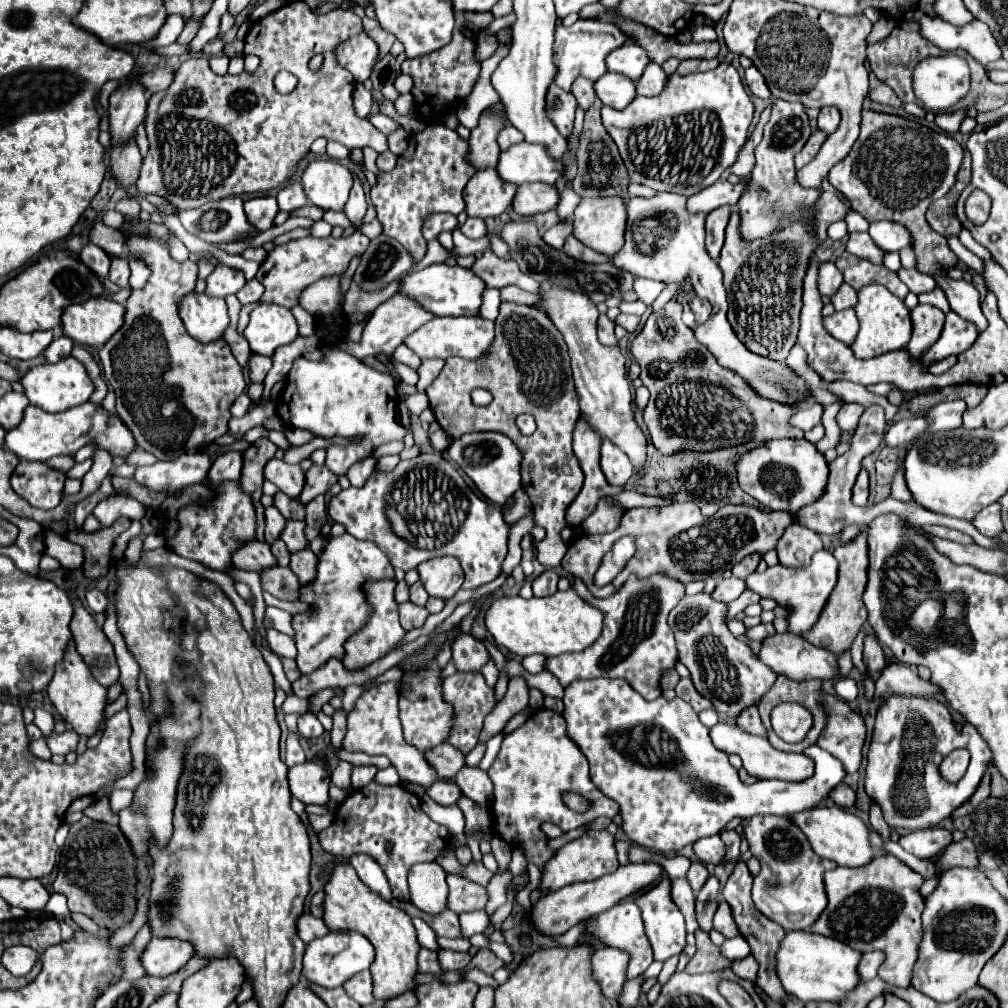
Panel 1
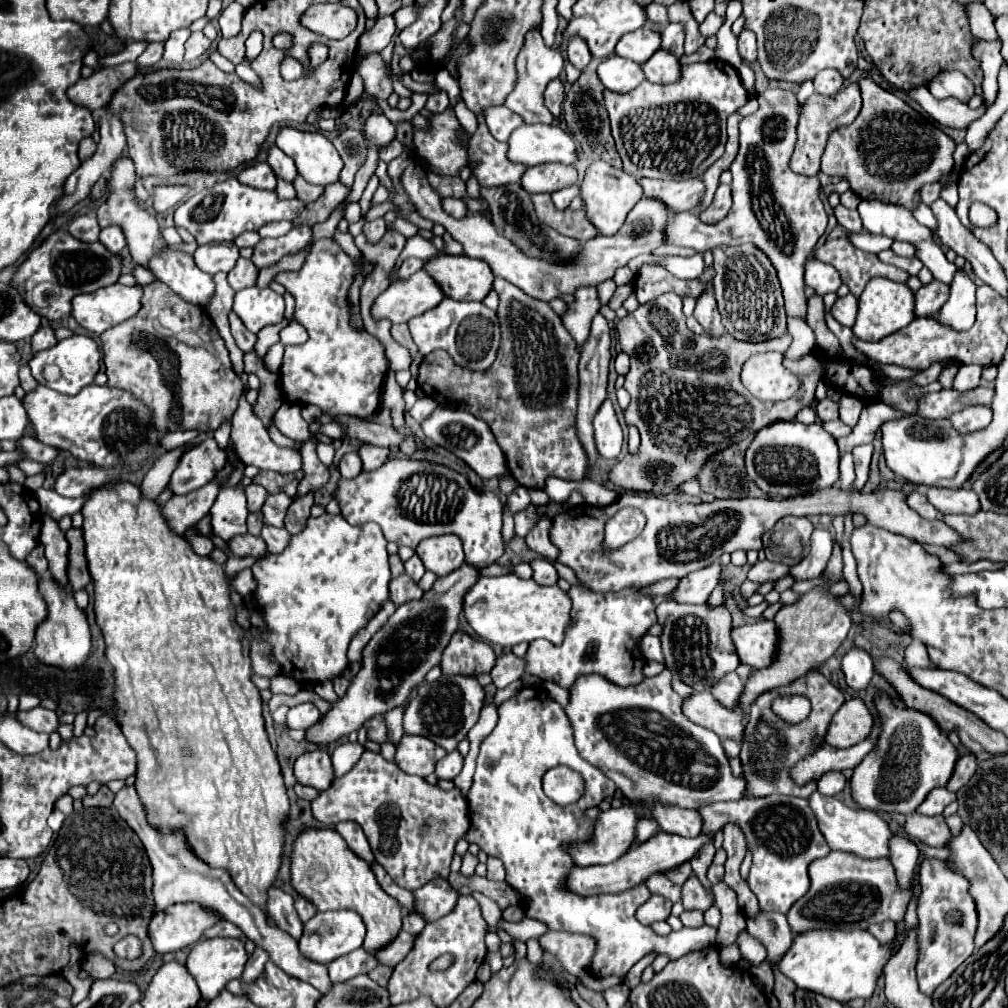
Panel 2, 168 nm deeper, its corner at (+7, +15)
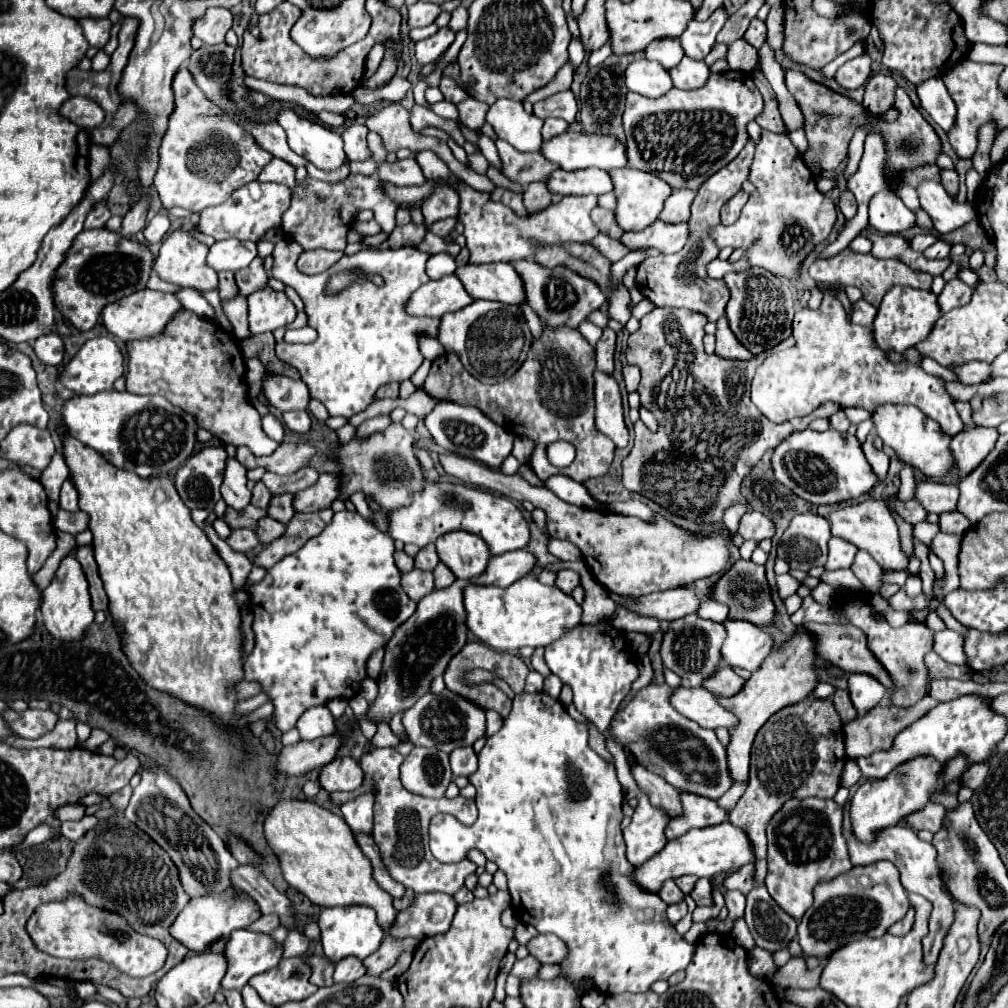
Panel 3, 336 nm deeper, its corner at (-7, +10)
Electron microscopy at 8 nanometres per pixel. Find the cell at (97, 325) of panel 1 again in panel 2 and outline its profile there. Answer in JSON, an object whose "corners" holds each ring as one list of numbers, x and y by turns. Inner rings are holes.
{"corners":[[114,283,94,293,76,295,72,299,72,317,80,327,100,335,136,315,140,309,140,297,142,291,138,285,124,287]]}

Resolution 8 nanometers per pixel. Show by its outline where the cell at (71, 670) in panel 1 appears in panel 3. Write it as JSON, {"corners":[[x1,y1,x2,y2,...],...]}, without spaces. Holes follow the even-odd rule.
{"corners":[[74,550,60,562,60,568,56,570,50,586,46,590,42,590,40,612,42,612,44,624,50,630,50,634,62,642,72,640,72,638,82,638,84,630,94,622,94,610,90,606,88,582,86,582,80,562,76,560]]}

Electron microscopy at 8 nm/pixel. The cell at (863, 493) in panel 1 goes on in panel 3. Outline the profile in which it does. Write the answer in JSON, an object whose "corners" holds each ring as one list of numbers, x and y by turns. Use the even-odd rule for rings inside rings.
{"corners":[[868,434,868,438,866,438,866,442,862,444,862,448,864,448,864,454,866,454,870,466,874,468,878,480,884,480,884,476,886,476,886,472,888,472,890,458,888,458,882,450,874,448,874,444,872,444,872,434]]}

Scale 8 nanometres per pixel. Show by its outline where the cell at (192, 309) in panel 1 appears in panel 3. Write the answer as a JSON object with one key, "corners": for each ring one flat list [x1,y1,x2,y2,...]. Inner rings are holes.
{"corners":[[174,230,172,234,168,234,168,238,164,240,160,254,156,258,154,264,154,272,172,284,184,286,184,288,194,288,194,290,214,290,218,288,218,274,206,264,206,254,208,254,208,246,198,242,194,236,190,236,190,232,186,230]]}

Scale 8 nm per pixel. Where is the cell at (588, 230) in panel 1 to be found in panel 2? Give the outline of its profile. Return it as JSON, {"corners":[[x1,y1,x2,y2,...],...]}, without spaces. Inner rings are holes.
{"corners":[[594,161,582,179,580,197,584,201,586,215,588,215,590,223,598,229,598,233,600,235,614,235,624,225,628,211,640,201,642,187,636,177,632,177,632,175,604,163,604,161]]}

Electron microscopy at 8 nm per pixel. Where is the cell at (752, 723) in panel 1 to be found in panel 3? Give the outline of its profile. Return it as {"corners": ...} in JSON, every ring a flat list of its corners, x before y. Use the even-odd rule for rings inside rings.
{"corners":[[720,664,716,668,716,674,704,682,704,688,710,690,714,696,734,696,744,686,744,680,726,664]]}

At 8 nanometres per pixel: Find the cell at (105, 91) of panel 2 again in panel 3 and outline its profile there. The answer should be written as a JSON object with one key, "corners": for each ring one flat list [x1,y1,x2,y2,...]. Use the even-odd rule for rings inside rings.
{"corners":[[76,96,76,98,68,98,64,106,60,106,60,116,68,118,70,122,82,128,96,128,104,120,104,110,96,102]]}

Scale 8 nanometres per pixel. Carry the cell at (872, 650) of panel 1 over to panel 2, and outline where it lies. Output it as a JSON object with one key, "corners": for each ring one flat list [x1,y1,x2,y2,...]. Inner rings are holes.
{"corners":[[852,647,844,659,842,659,842,671,846,675,848,687,862,691,868,687,872,673,874,673,874,661,866,649]]}

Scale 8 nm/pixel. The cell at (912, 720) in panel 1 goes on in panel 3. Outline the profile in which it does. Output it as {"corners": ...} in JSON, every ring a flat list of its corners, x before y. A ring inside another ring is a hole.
{"corners":[[914,758,904,766,898,766,884,780,864,782,852,796,852,808,850,808,852,834,856,836,856,840,864,844,874,842,880,830,896,826,904,816,920,810,926,802,930,802,932,790,940,784,940,770,942,766,932,758]]}

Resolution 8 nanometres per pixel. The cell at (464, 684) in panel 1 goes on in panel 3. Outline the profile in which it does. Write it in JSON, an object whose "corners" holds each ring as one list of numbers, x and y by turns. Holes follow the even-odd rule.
{"corners":[[444,690,442,694,426,694,412,706,412,710,406,710,402,724,406,728,406,734,412,744,416,746,432,746,444,752,452,752,460,746,472,746,478,738,486,732,486,712,472,702,468,702,462,696,452,694,450,690]]}

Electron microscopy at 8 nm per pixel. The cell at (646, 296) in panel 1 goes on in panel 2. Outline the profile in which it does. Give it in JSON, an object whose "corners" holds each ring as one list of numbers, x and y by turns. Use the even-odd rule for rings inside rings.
{"corners":[[700,253,692,255,692,257,676,257,676,255,638,255,634,257,628,267,632,269,632,273,638,273,640,265,646,263,658,263,662,265,666,271,670,271,672,275,680,277,680,279,696,279,702,271,704,271,704,259]]}

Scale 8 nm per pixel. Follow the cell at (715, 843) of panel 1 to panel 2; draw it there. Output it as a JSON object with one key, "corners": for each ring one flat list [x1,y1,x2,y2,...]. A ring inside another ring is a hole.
{"corners":[[654,805,652,817,660,823,662,831,674,833,680,837,698,837,702,835,702,817,698,817,698,811,686,811,680,807,666,807,666,805]]}

